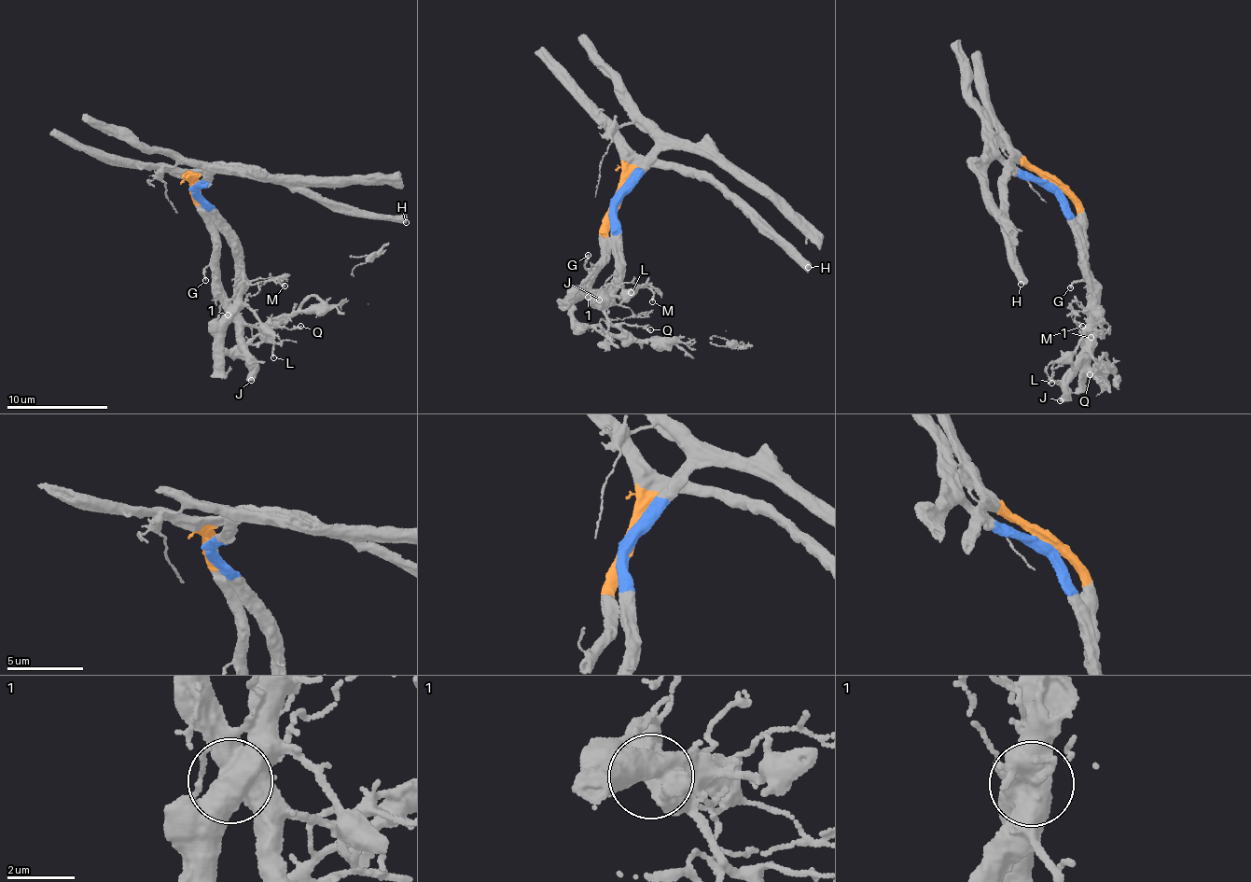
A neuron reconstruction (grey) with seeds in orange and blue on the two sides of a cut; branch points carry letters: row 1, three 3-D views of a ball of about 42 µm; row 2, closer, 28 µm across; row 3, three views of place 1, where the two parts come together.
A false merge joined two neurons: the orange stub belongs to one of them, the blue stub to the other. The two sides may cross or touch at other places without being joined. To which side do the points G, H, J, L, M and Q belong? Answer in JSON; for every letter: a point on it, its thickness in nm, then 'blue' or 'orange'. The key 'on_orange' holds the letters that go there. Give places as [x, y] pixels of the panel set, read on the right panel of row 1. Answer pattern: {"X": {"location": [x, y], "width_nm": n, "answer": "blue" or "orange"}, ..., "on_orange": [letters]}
{"G": {"location": [1070, 287], "width_nm": 160, "answer": "orange"}, "H": {"location": [1021, 284], "width_nm": 600, "answer": "orange"}, "J": {"location": [1060, 400], "width_nm": 480, "answer": "orange"}, "L": {"location": [1051, 383], "width_nm": 150, "answer": "blue"}, "M": {"location": [1082, 326], "width_nm": 90, "answer": "blue"}, "Q": {"location": [1090, 374], "width_nm": 180, "answer": "orange"}, "on_orange": ["G", "H", "J", "Q"]}

